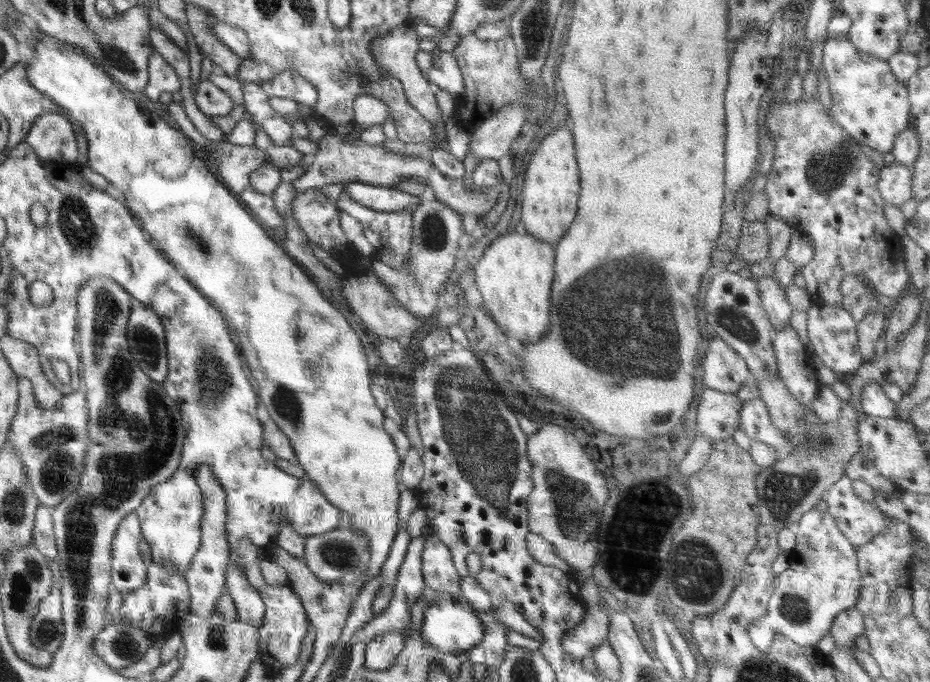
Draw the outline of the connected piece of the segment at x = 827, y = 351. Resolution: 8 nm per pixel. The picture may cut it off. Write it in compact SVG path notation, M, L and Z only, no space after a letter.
M812 305L807 310L807 335L812 352L820 357L822 364L828 366L842 377L853 374L862 365L857 337L857 322L852 315L840 305Z

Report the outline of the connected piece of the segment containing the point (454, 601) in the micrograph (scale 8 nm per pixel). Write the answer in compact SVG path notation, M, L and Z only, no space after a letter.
M436 591L432 604L426 609L420 632L422 638L443 655L445 653L467 652L476 646L484 638L485 624L465 596L460 594L453 597L447 592Z

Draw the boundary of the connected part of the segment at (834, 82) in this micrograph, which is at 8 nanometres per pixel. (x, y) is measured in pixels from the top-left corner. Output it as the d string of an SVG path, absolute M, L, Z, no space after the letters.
M847 37L827 39L823 45L822 64L831 92L832 119L869 152L891 152L896 137L909 126L909 101L905 83L896 80L887 61L861 53Z

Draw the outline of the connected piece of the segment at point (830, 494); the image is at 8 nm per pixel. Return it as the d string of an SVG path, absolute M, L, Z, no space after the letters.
M844 474L829 488L822 500L828 505L826 512L835 520L840 532L858 549L868 544L877 534L887 532L889 523L887 515L873 503L856 496L852 481Z

